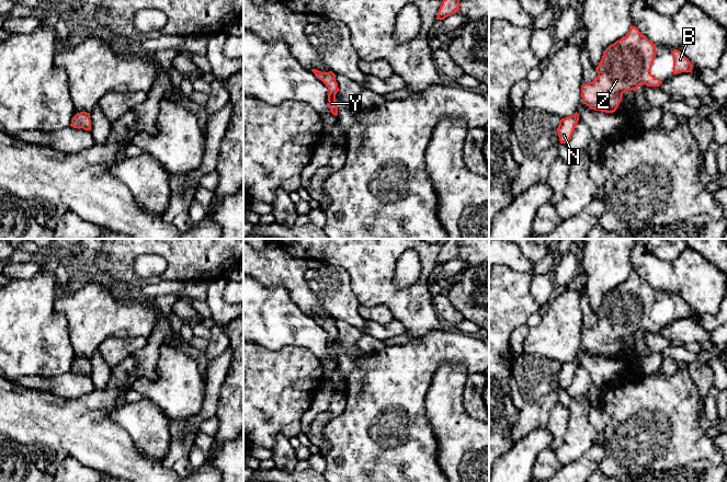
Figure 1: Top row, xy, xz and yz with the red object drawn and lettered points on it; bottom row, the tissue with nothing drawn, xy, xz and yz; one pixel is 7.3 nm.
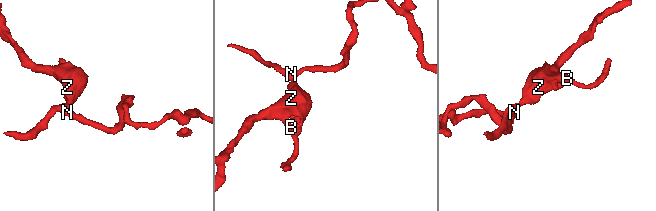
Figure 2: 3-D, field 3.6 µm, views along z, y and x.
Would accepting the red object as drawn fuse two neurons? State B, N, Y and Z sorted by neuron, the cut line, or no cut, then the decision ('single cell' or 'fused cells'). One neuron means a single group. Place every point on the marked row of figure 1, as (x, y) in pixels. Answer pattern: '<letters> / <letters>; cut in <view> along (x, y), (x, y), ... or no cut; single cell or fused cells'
B N Y Z; no cut; single cell

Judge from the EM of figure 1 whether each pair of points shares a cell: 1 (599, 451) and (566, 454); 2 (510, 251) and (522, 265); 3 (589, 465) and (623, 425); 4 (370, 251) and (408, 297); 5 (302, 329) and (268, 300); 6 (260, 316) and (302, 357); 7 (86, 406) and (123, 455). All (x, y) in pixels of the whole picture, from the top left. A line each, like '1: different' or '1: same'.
1: different
2: same
3: different
4: same
5: same
6: different
7: same

